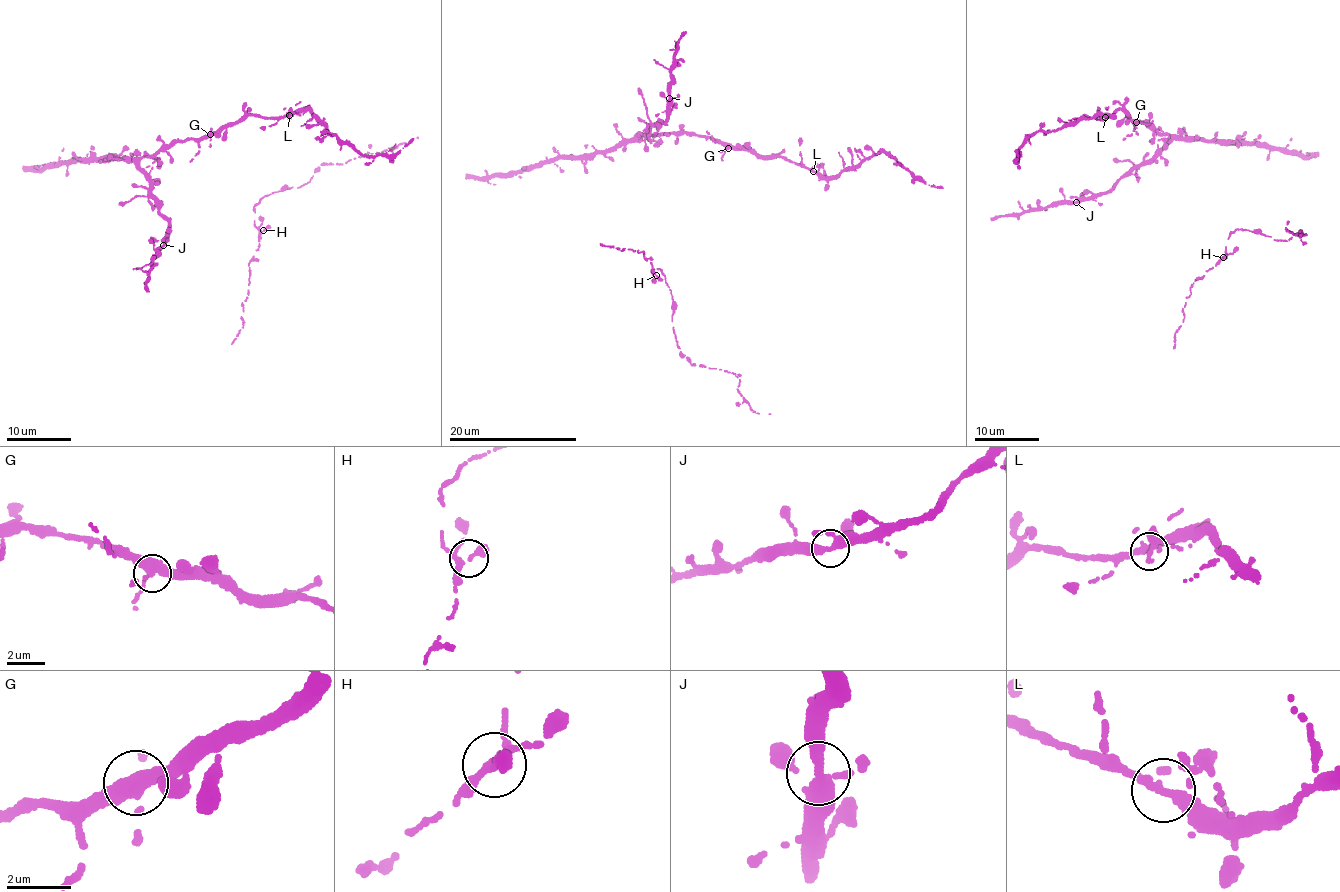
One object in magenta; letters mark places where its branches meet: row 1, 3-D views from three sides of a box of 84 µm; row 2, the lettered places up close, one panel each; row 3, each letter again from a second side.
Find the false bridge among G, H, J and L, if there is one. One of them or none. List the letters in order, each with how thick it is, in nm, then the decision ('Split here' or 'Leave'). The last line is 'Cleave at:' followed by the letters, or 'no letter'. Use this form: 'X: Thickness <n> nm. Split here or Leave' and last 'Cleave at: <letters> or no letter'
G: Thickness 380 nm. Leave
H: Thickness 280 nm. Leave
J: Thickness 280 nm. Leave
L: Thickness 280 nm. Leave
Cleave at: no letter

